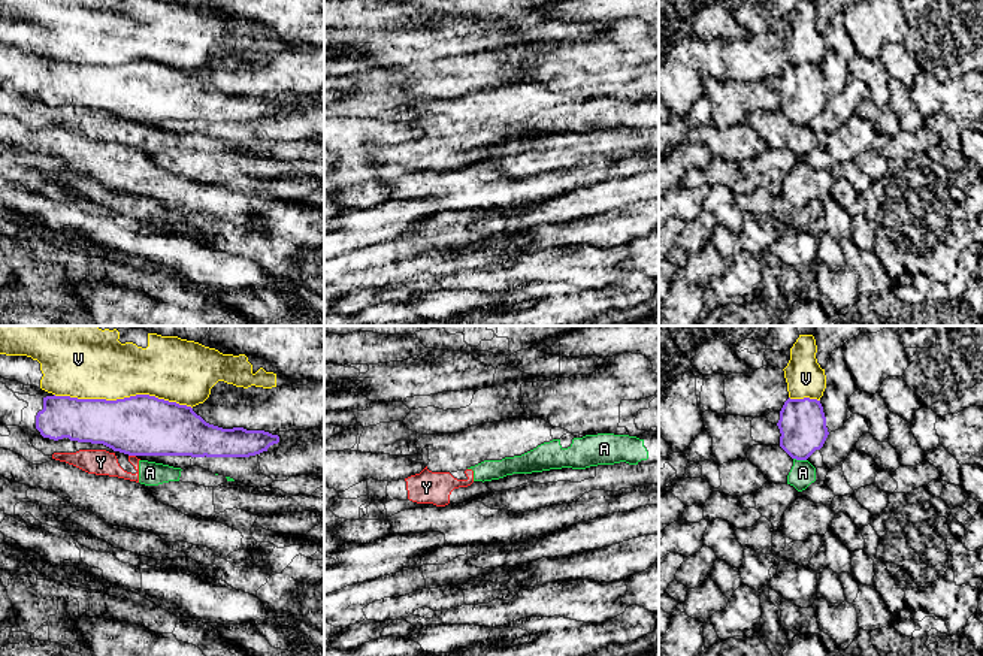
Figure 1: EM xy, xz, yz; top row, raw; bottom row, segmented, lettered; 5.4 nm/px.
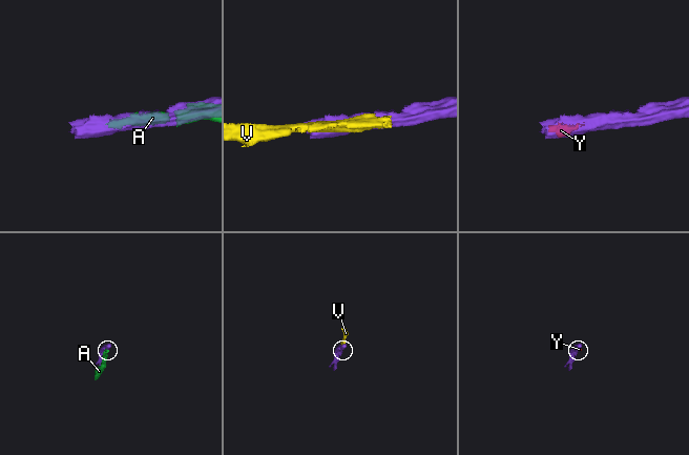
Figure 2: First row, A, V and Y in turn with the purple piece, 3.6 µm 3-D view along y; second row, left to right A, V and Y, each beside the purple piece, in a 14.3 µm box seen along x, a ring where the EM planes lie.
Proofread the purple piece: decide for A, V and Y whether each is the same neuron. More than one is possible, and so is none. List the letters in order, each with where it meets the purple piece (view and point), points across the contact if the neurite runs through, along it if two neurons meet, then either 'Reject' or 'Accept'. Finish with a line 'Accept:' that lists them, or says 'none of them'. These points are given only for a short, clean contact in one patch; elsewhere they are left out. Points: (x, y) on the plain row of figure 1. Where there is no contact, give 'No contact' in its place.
A: Touches purple at yz (799, 124). Reject
V: Touches purple at xy (123, 65). Reject
Y: Touches purple at xy (132, 120). Boundary: xy (129, 120), (135, 121). Reject
Accept: none of them

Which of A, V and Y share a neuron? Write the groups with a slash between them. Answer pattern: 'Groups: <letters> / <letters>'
Groups: A Y / V

